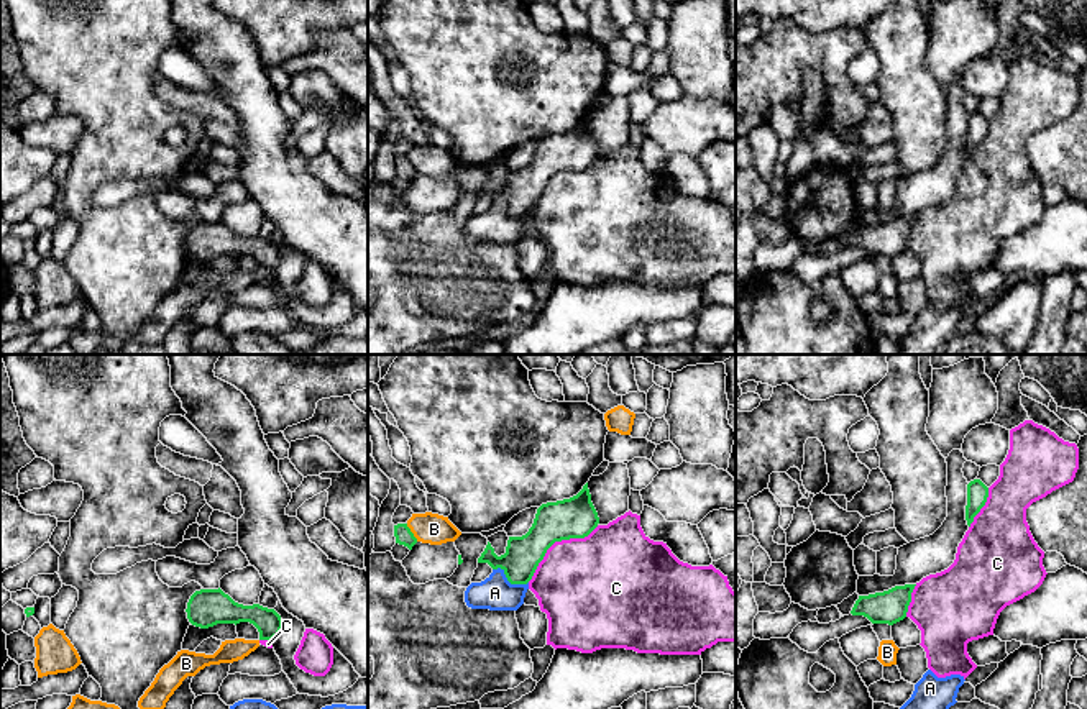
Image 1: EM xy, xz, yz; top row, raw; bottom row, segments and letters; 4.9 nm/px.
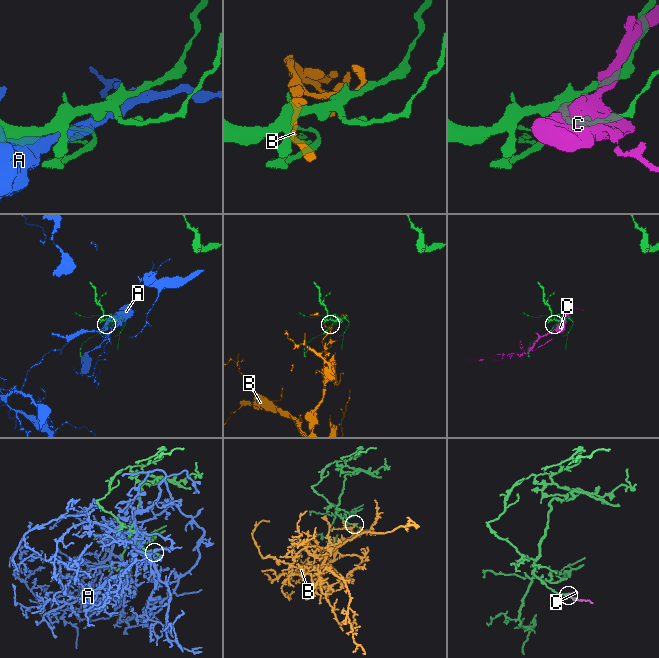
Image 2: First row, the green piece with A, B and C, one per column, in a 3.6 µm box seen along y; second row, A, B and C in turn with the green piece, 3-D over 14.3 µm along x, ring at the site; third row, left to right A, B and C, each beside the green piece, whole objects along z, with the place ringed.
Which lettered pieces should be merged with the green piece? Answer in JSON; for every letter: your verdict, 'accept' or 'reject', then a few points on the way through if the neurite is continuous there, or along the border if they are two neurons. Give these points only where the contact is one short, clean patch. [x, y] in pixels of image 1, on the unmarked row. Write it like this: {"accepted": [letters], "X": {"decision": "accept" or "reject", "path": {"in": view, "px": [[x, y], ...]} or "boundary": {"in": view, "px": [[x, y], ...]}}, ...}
{"accepted": ["C"], "A": {"decision": "reject"}, "B": {"decision": "reject"}, "C": {"decision": "accept"}}

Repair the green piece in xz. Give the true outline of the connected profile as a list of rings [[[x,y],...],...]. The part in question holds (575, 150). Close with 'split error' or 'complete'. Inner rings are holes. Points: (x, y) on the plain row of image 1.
[[[586,115],[570,131],[542,136],[529,164],[509,169],[504,187],[498,189],[488,174],[478,195],[488,195],[493,202],[501,200],[511,217],[527,217],[555,174],[585,171],[598,156],[599,149]]] | complete

